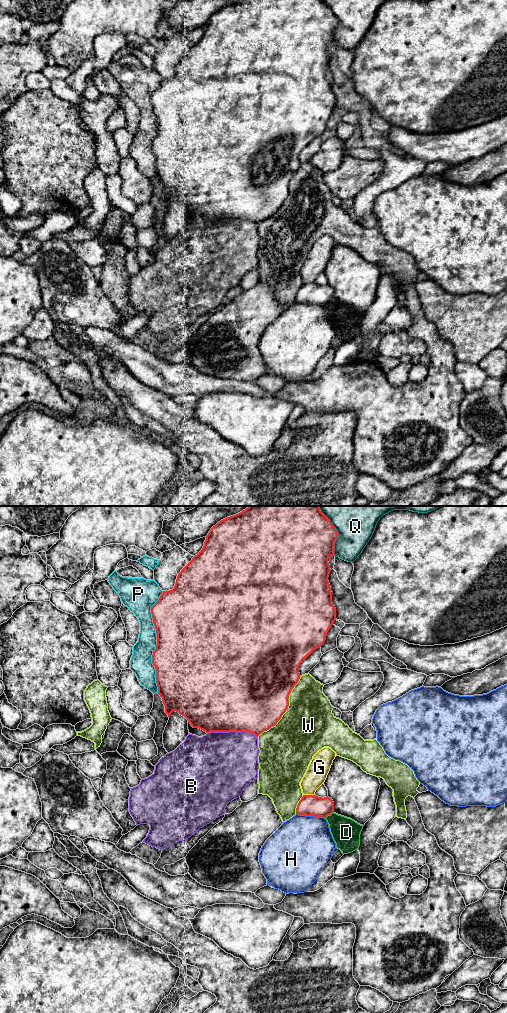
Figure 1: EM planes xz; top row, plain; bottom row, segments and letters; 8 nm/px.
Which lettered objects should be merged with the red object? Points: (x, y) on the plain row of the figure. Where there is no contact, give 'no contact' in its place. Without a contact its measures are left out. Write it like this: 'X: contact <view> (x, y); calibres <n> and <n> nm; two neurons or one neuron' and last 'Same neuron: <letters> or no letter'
B: contact xz (232, 218); calibres 500 and 460 nm; two neurons
D: contact xz (329, 302); calibres 180 and 220 nm; two neurons
G: contact xz (308, 283); calibres 180 and 170 nm; two neurons
H: contact xz (310, 303); calibres 180 and 480 nm; two neurons
P: contact xz (157, 130); calibres 500 and 180 nm; two neurons
Q: contact xz (337, 22); calibres 440 and 280 nm; two neurons
W: contact xz (287, 196); calibres 480 and 420 nm; two neurons
Same neuron: no letter

